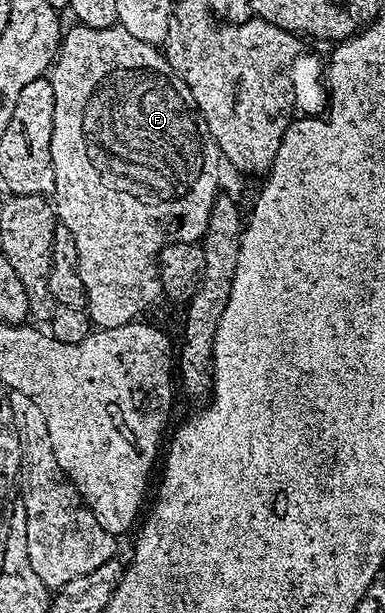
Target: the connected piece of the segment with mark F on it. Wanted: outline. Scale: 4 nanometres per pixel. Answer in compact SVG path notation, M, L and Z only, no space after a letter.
M74 24L74 29L64 34L61 44L57 51L57 56L51 66L51 80L53 90L55 91L55 127L51 127L51 163L55 167L55 191L51 194L52 200L55 202L57 210L57 220L60 224L67 227L67 231L71 231L71 235L75 235L75 247L77 248L77 262L79 263L79 277L83 279L85 287L85 300L87 302L87 312L89 320L97 329L110 329L111 327L119 327L120 325L128 325L136 322L137 317L144 311L148 305L153 305L162 296L161 280L157 274L157 260L163 251L163 247L167 247L171 243L191 243L192 241L200 242L207 231L207 223L211 219L211 207L214 199L217 198L221 181L221 165L223 166L223 158L221 149L215 143L215 139L211 135L211 131L207 127L207 123L203 119L203 115L199 111L199 107L195 103L195 99L191 95L191 91L187 87L187 83L183 83L183 79L179 79L179 75L171 67L171 63L166 59L164 52L156 45L148 45L143 43L143 39L135 39L135 35L131 35L131 31L121 28L120 24L113 24L106 29L96 29L95 27L85 26L83 24Z

